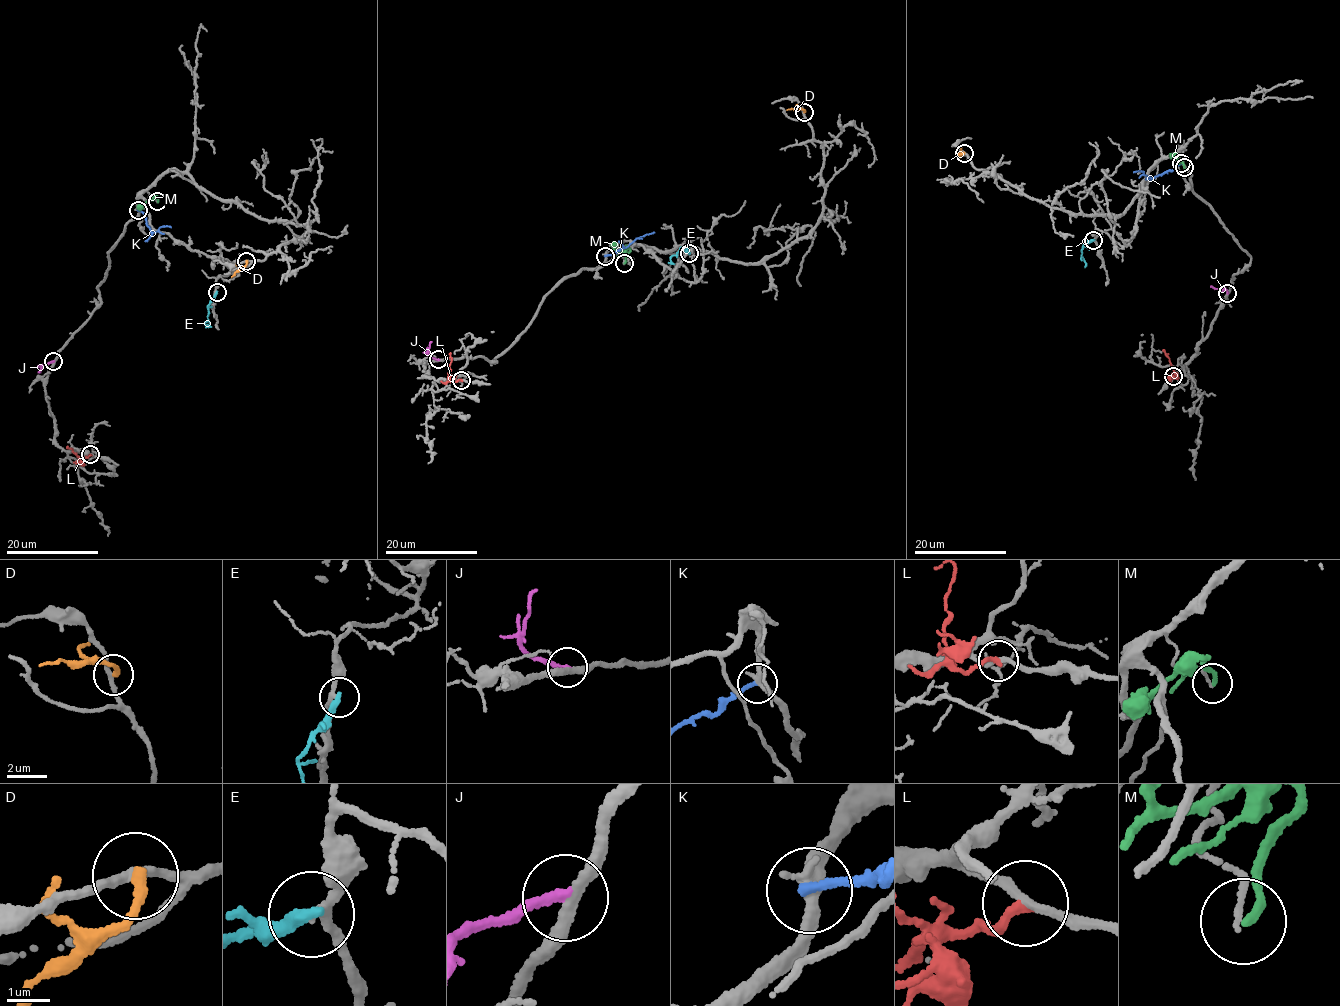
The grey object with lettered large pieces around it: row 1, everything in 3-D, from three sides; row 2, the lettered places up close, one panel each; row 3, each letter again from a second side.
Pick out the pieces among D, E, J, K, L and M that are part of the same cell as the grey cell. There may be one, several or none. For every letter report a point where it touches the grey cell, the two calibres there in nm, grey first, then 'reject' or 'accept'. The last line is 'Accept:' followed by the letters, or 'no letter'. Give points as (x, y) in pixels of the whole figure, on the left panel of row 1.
D: (246, 261) | 200/240 nm | reject
E: (217, 292) | 180/300 nm | reject
J: (53, 361) | 280/240 nm | reject
K: (138, 210) | 320/200 nm | reject
L: (90, 454) | 200/240 nm | reject
M: (157, 201) | 120/200 nm | reject
Accept: no letter

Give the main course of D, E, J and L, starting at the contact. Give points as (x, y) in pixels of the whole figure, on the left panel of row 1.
D: (246, 261), (231, 276)
E: (216, 292), (208, 306), (205, 324), (211, 327)
J: (53, 361), (43, 366), (39, 372)
L: (90, 454), (82, 457), (66, 447)

